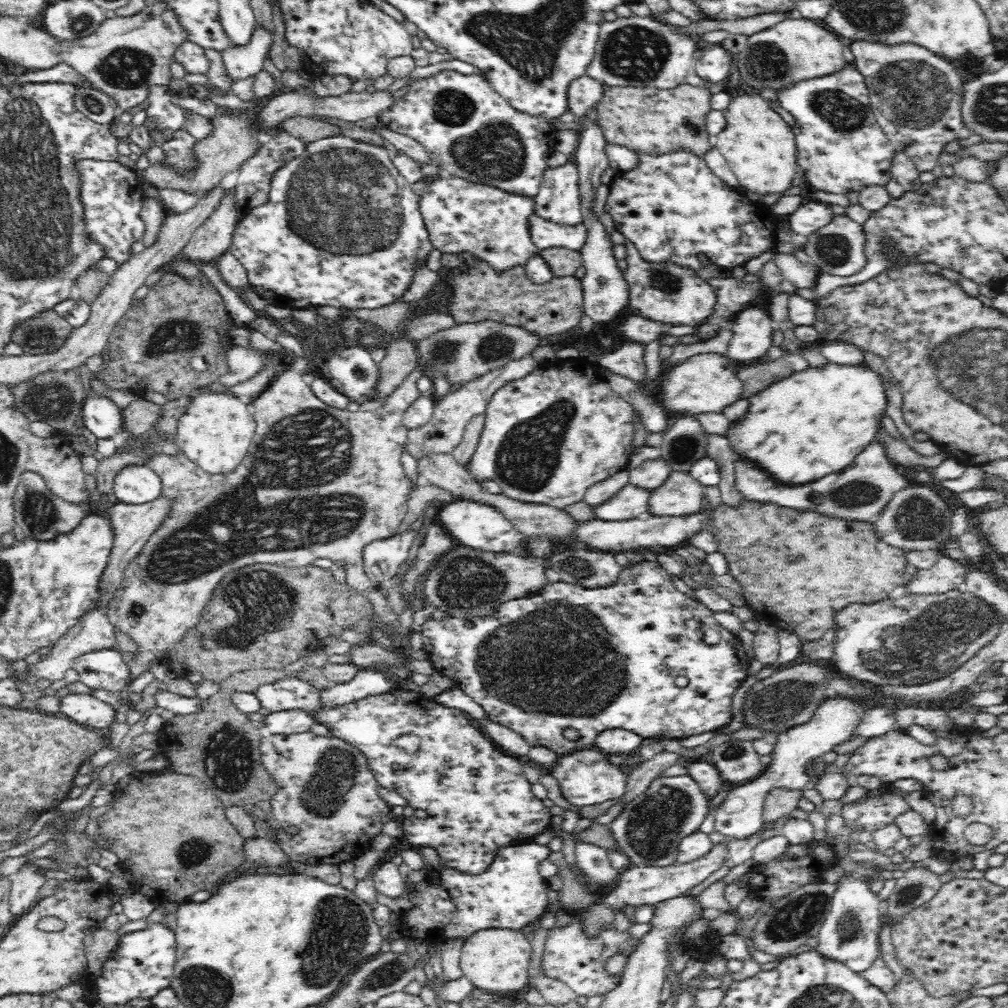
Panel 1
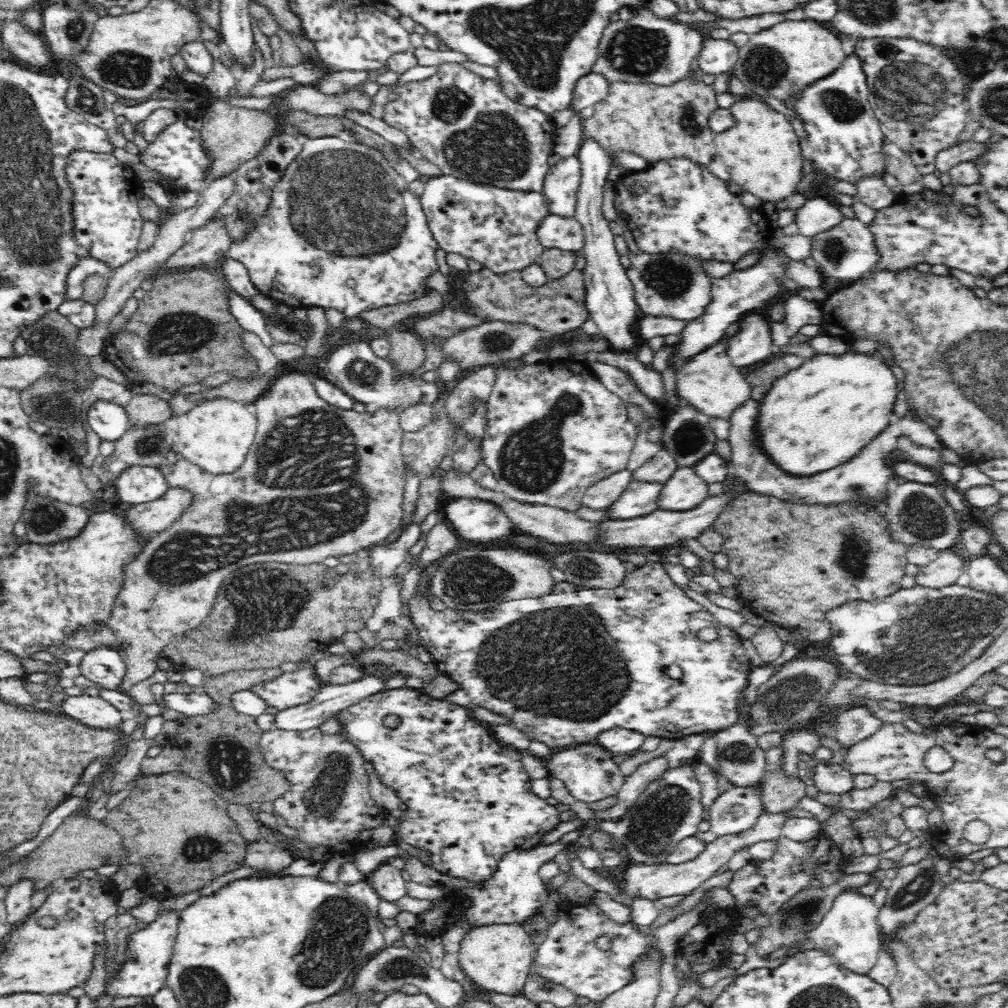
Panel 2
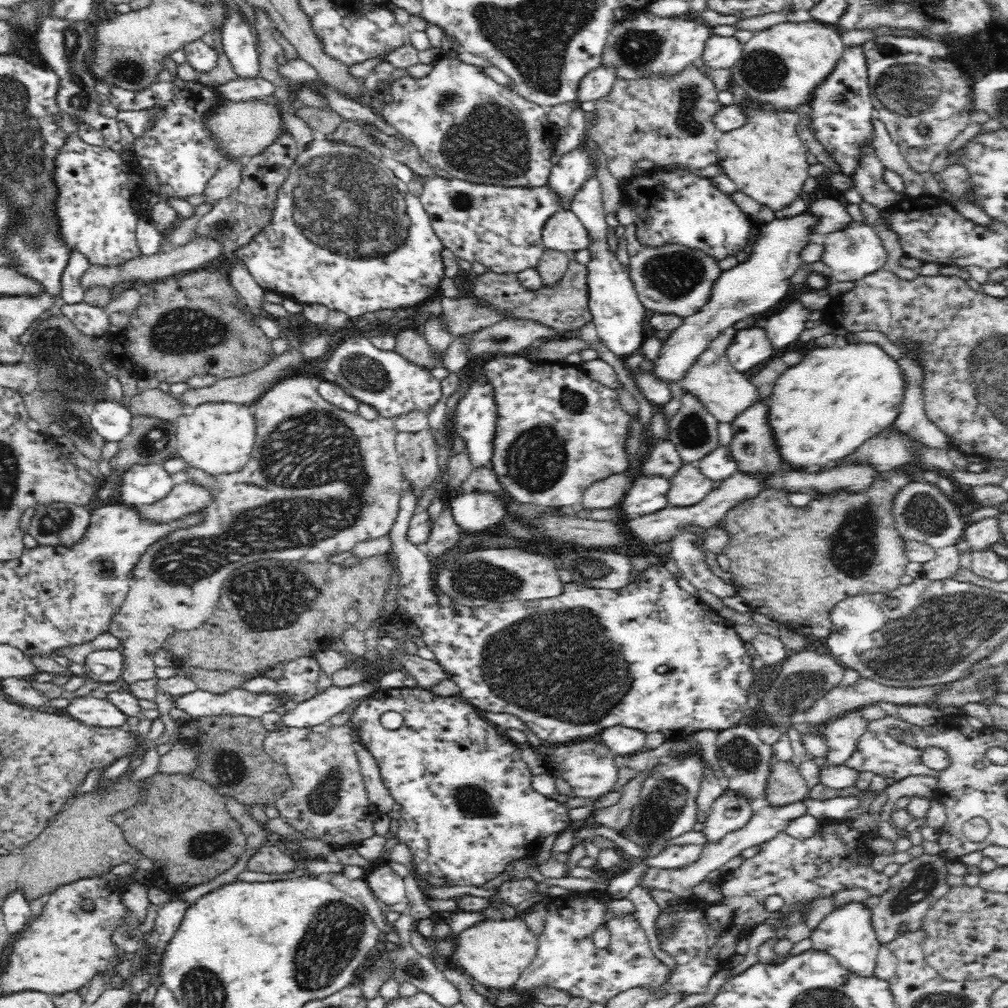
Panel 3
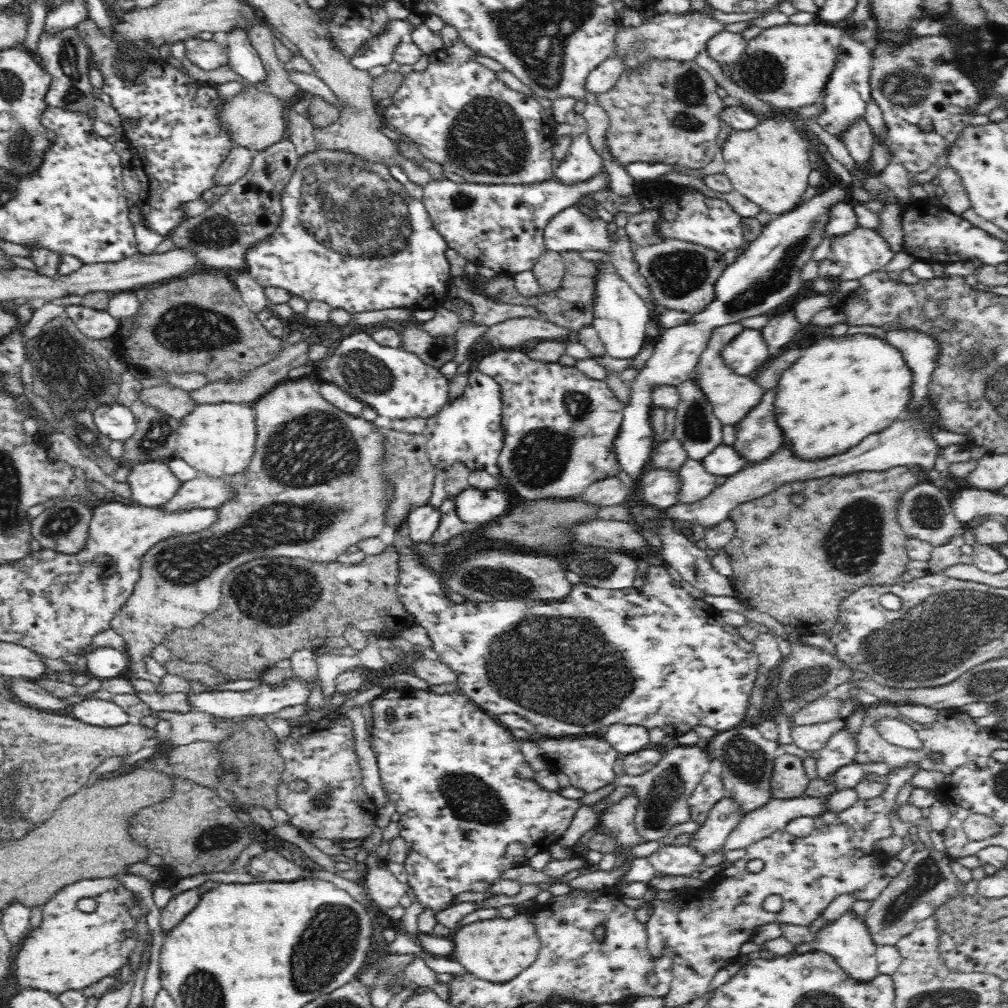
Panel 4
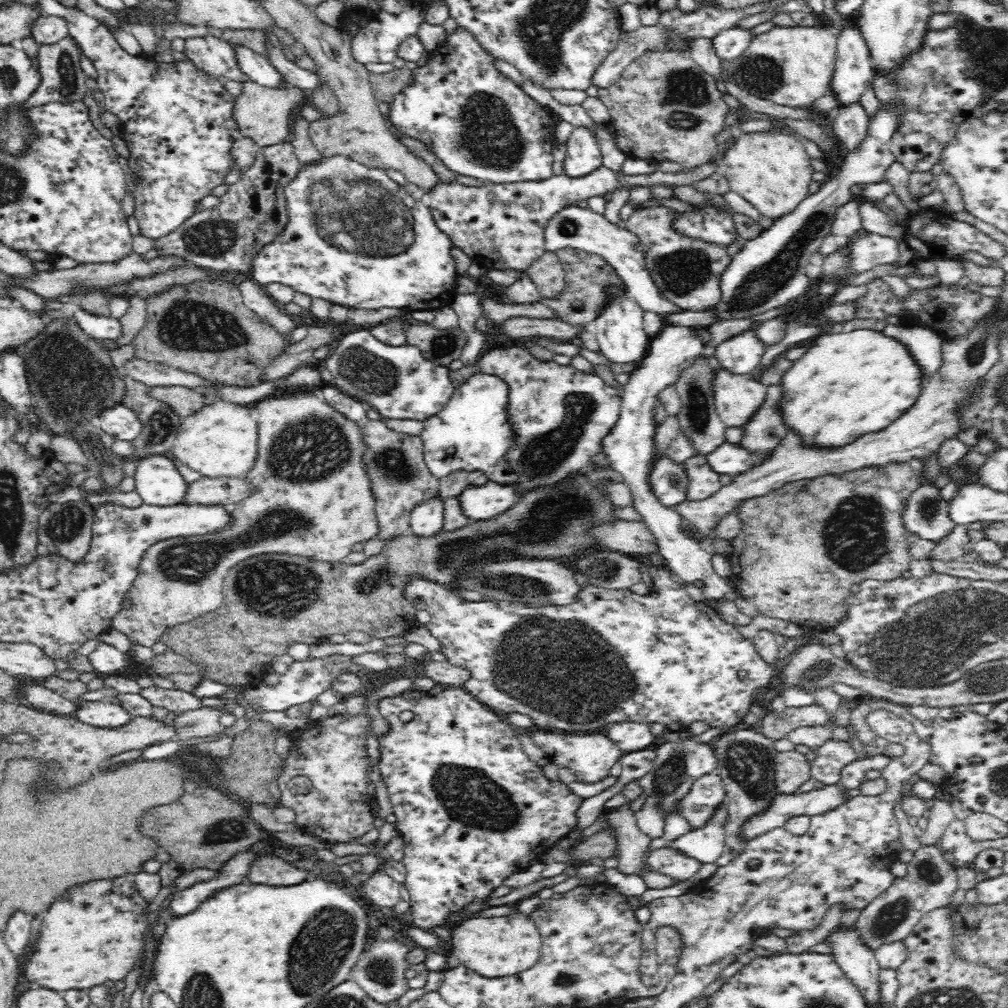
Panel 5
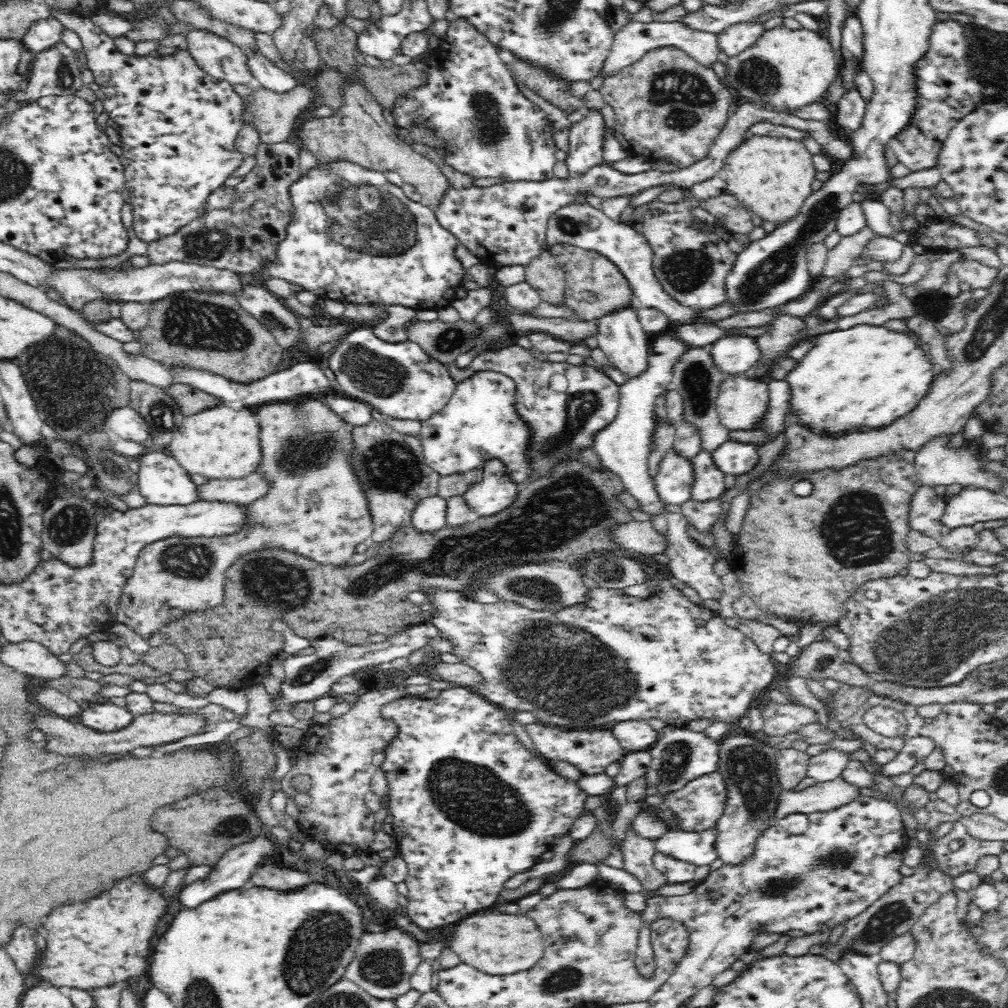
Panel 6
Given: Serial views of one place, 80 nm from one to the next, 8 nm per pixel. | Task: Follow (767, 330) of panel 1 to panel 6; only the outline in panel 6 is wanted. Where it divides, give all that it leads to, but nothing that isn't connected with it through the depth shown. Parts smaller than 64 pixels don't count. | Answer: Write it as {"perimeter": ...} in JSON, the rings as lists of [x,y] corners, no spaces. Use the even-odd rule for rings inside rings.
{"perimeter":[[[734,335],[713,342],[710,354],[717,370],[727,375],[737,375],[755,364],[759,350],[754,338]]]}

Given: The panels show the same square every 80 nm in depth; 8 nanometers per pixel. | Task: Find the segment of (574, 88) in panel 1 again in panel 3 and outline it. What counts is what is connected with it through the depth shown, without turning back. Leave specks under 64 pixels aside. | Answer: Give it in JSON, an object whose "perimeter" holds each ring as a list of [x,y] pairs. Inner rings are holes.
{"perimeter":[[[604,66],[592,70],[583,78],[579,88],[579,100],[576,103],[595,101],[601,96],[607,95],[614,86],[617,76],[616,66]]]}

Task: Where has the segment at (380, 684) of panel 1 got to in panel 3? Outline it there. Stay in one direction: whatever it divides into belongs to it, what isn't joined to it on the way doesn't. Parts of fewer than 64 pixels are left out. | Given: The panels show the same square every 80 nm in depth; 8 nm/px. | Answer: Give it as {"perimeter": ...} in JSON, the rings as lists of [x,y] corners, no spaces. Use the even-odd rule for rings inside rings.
{"perimeter":[[[365,680],[354,685],[349,688],[338,688],[332,685],[324,692],[298,703],[294,710],[282,715],[284,726],[311,727],[322,724],[342,712],[354,700],[368,697],[378,687],[375,682]]]}

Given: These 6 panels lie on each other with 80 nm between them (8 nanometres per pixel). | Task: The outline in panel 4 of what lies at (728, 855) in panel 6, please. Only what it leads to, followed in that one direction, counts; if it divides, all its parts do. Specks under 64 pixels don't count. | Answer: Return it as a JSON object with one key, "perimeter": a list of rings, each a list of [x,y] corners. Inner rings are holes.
{"perimeter":[[[755,726],[732,727],[727,731],[718,732],[707,743],[708,751],[713,758],[718,758],[722,764],[723,787],[728,796],[739,806],[741,816],[764,806],[771,798],[770,780],[773,774],[775,758],[782,753],[776,741],[764,736]]]}

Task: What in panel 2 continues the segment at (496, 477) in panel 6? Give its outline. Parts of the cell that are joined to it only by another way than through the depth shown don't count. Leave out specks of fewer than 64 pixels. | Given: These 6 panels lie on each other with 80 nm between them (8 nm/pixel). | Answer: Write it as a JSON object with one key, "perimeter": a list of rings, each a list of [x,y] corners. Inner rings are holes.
{"perimeter":[[[453,498],[440,513],[466,541],[508,540],[511,536],[521,538],[502,507],[488,499]]]}

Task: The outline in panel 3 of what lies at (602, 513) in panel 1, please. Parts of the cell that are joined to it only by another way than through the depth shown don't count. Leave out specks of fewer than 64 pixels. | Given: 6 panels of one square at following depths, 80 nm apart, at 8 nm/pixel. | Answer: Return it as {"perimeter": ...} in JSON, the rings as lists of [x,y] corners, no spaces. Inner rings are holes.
{"perimeter":[[[635,475],[631,487],[626,492],[624,500],[620,502],[622,516],[634,518],[635,516],[647,515],[663,508],[670,507],[668,494],[672,488],[670,477]]]}

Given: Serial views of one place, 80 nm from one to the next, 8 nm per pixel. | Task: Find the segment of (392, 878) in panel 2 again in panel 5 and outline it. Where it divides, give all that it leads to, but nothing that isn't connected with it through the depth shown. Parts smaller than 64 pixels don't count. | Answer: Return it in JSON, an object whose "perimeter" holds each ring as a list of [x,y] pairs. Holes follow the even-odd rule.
{"perimeter":[[[379,869],[363,885],[364,892],[376,907],[392,908],[401,902],[401,886]]]}

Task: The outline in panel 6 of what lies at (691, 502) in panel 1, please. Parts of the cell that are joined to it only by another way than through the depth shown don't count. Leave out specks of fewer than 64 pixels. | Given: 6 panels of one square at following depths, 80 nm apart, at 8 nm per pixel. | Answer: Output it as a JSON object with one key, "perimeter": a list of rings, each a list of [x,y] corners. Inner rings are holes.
{"perimeter":[[[703,450],[692,458],[695,464],[695,480],[691,488],[691,498],[700,502],[718,500],[725,493],[726,474],[715,464],[713,454]]]}

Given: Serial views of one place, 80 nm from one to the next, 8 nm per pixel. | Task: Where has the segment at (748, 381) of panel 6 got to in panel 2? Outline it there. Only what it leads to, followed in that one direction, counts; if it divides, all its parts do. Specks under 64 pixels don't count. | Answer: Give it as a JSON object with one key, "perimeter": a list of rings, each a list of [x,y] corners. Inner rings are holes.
{"perimeter":[[[724,336],[704,349],[704,352],[696,354],[688,364],[684,364],[676,372],[675,380],[681,405],[692,404],[714,419],[730,421],[734,412],[752,399],[752,386],[746,382],[738,367],[731,363],[731,358],[727,355],[728,340],[729,338]]]}

